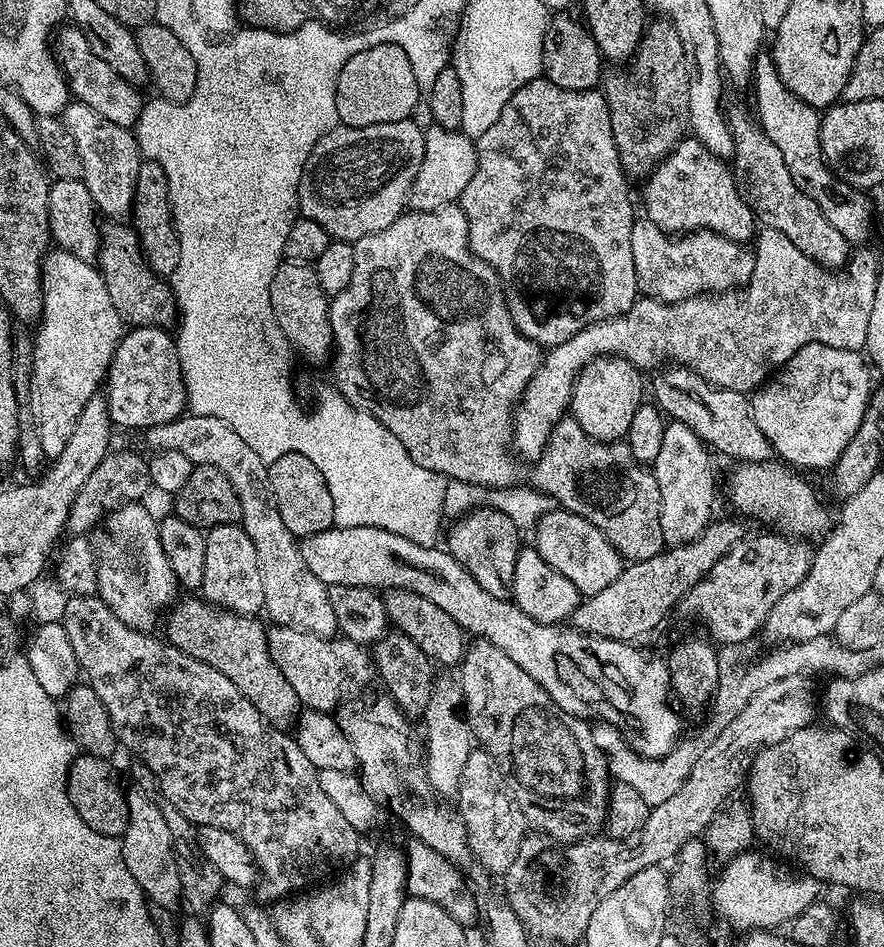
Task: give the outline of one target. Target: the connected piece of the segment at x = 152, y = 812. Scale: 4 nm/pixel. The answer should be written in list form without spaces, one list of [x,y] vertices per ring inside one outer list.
[[[134,786],[127,791],[128,822],[124,835],[120,838],[123,850],[123,861],[126,870],[134,874],[134,882],[143,890],[149,901],[159,906],[176,910],[181,907],[182,893],[178,882],[178,866],[173,853],[173,839],[167,829],[166,818],[159,813],[158,806],[152,801],[152,796],[145,789]]]

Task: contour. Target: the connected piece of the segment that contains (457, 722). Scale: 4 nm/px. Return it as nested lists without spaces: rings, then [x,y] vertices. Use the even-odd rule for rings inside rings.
[[[437,683],[432,690],[432,697],[426,706],[422,717],[424,732],[428,735],[426,744],[426,767],[428,781],[432,783],[432,790],[437,797],[455,797],[460,790],[462,770],[466,766],[466,758],[470,758],[474,747],[474,737],[468,721],[465,720],[463,709],[464,694],[455,683]]]

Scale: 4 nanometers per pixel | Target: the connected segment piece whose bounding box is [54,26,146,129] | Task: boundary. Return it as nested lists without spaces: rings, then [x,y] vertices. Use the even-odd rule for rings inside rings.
[[[75,26],[61,27],[54,36],[54,55],[68,82],[69,93],[79,103],[90,106],[90,110],[98,110],[102,118],[110,118],[110,122],[123,128],[131,129],[135,125],[146,103],[145,97],[140,97],[141,89],[114,74],[114,70],[110,70],[110,66],[106,66],[106,62],[102,62],[94,50],[90,50],[82,30]]]

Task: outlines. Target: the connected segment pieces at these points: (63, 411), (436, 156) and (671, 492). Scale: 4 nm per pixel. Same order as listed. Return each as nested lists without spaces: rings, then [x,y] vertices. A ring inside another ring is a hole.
[[[63,250],[49,251],[44,258],[44,267],[40,270],[40,282],[44,289],[44,310],[40,314],[35,329],[33,346],[33,392],[40,420],[42,450],[55,458],[70,442],[78,414],[82,414],[86,402],[97,395],[99,386],[107,377],[108,367],[116,348],[120,345],[122,321],[114,302],[110,302],[110,293],[106,291],[104,277],[95,263],[78,258]]]
[[[432,124],[424,128],[424,141],[426,154],[408,191],[407,207],[414,212],[429,212],[457,203],[466,186],[470,186],[470,178],[474,178],[476,169],[476,146],[473,137],[465,132]]]
[[[675,422],[665,423],[658,458],[650,465],[658,482],[660,521],[662,522],[662,538],[665,545],[688,544],[692,540],[698,539],[699,536],[704,535],[704,531],[714,519],[712,507],[716,504],[716,476],[712,473],[712,460],[708,455],[710,455],[708,445],[698,438],[698,434],[694,434],[694,430],[690,430],[690,426]]]

